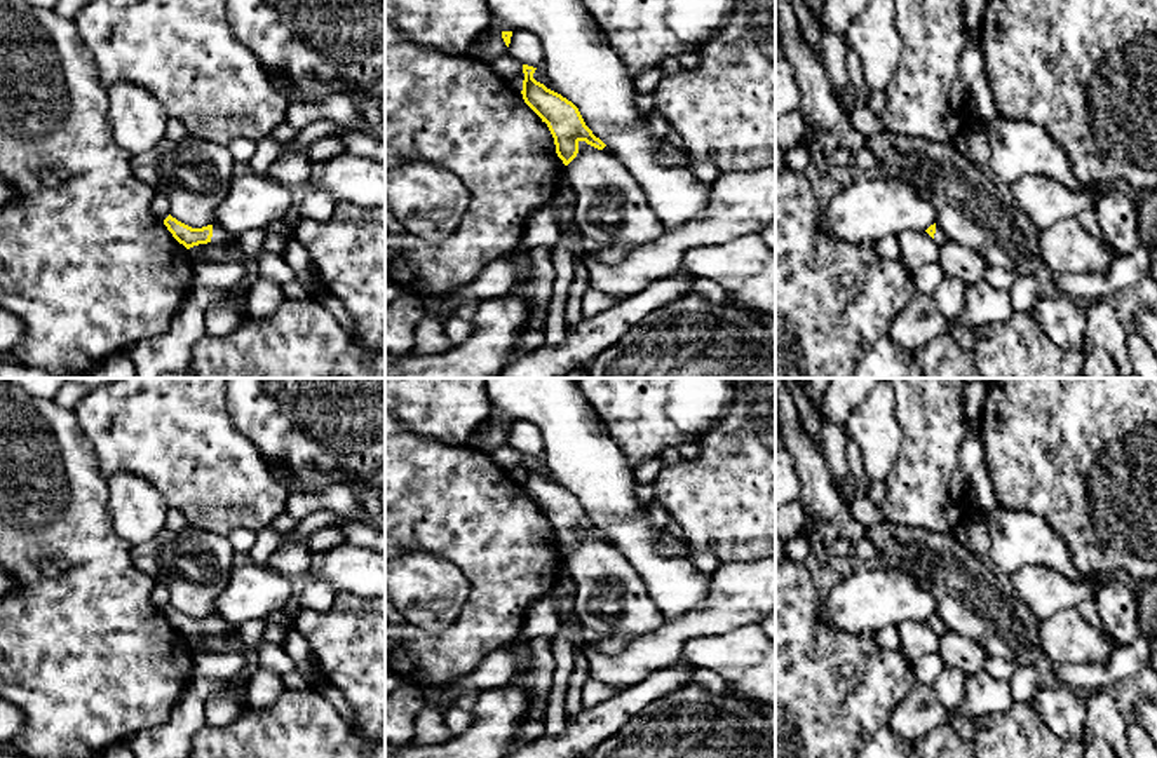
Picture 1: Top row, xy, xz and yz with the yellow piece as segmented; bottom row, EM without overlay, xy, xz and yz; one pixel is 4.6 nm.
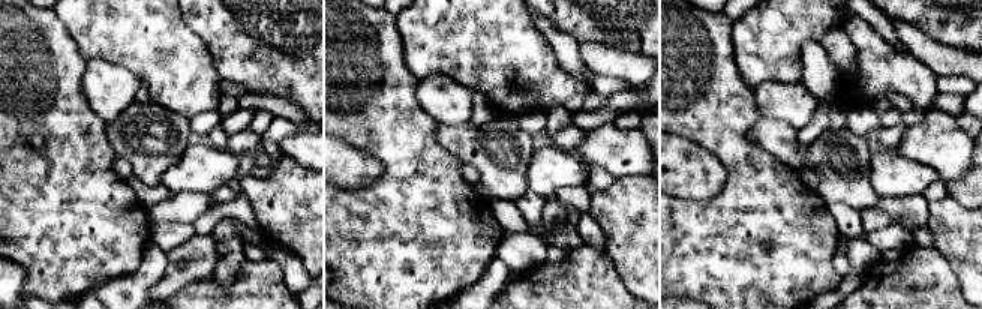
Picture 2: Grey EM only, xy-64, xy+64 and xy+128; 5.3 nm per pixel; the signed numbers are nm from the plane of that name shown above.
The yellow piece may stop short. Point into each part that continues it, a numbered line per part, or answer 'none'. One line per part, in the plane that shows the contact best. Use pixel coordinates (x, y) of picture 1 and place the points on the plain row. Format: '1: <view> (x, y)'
1: xy (220, 626)

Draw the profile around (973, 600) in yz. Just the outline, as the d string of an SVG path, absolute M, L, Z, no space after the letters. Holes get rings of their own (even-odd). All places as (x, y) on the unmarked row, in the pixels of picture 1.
M883 521L866 528L878 551L876 565L908 573L936 601L944 626L976 641L990 657L1019 666L1030 657L1023 640L1011 577L986 566L953 535Z

